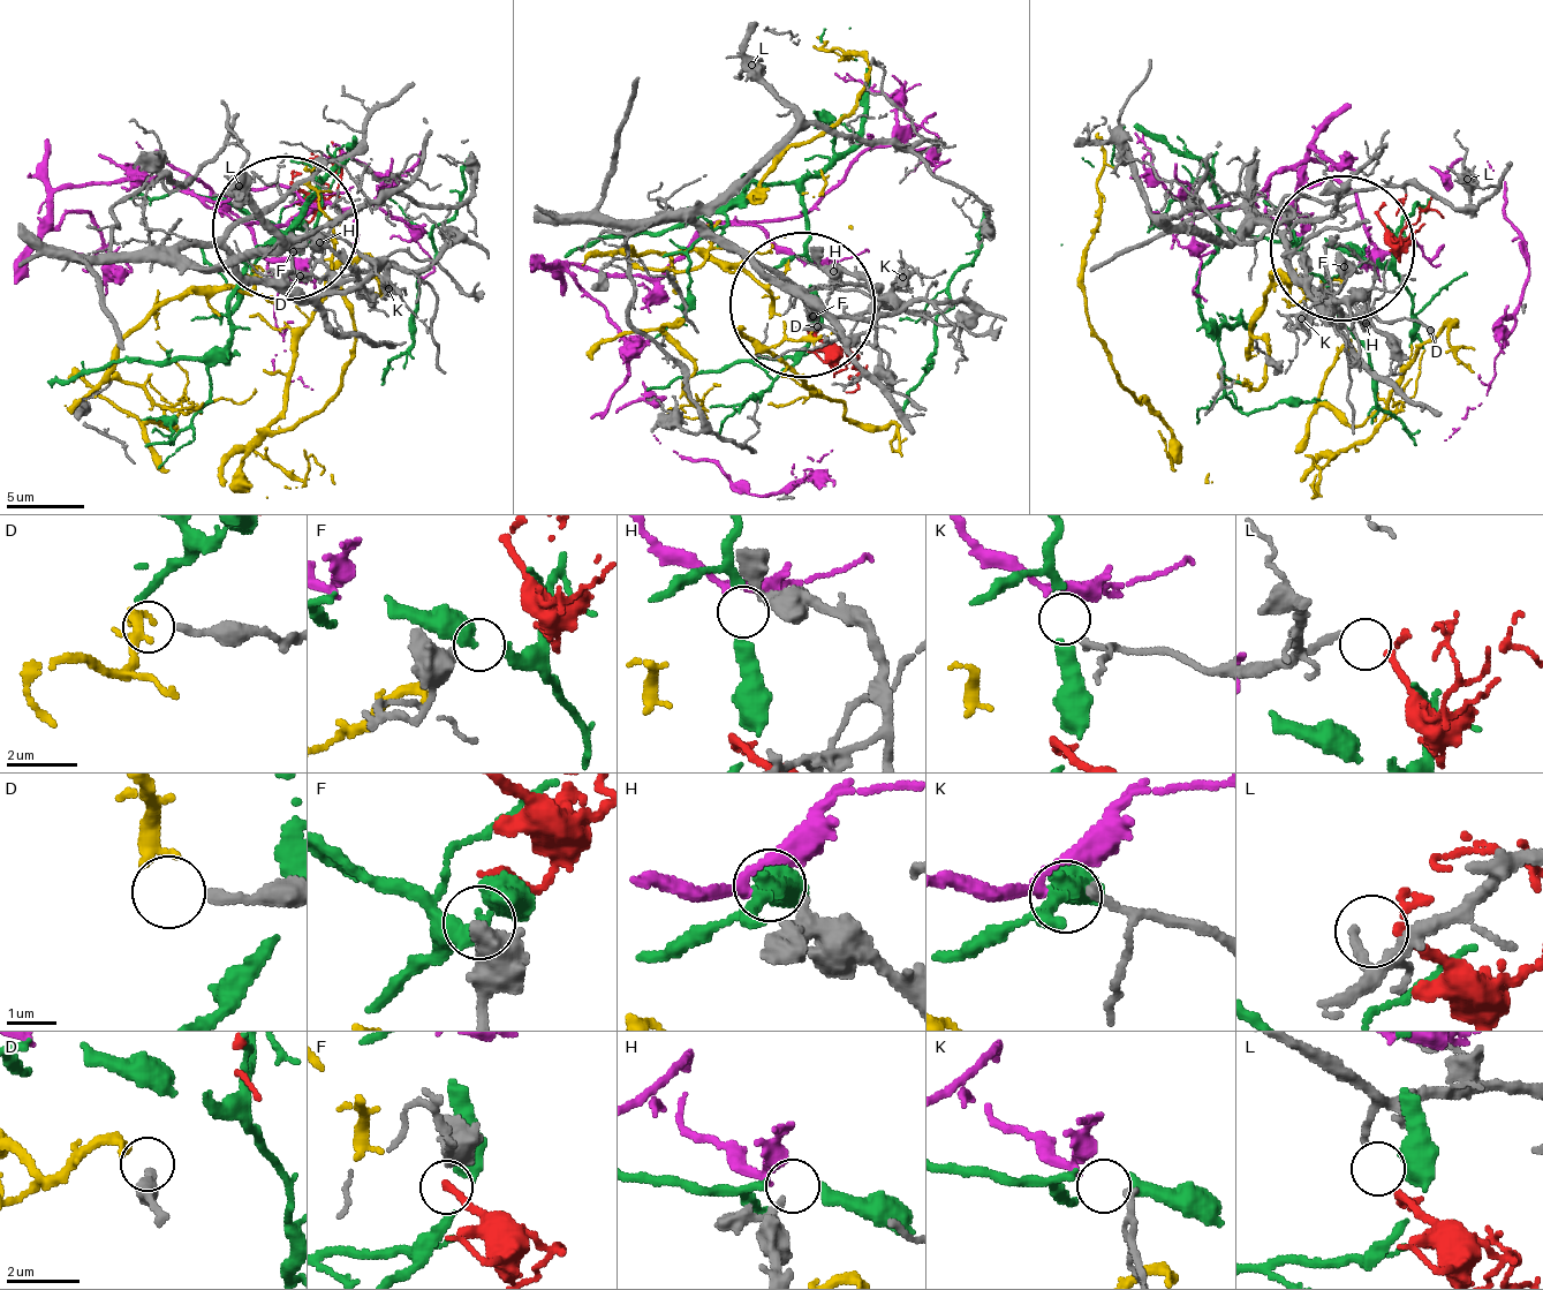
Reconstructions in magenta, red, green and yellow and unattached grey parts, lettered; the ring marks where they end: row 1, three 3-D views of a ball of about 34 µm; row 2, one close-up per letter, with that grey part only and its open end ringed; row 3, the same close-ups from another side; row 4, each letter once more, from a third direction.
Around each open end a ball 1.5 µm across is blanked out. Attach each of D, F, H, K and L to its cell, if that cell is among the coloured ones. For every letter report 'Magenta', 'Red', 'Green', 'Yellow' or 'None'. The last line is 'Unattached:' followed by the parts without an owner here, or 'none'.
D: Yellow
F: None
H: None
K: Magenta
L: Red
Unattached: F, H

